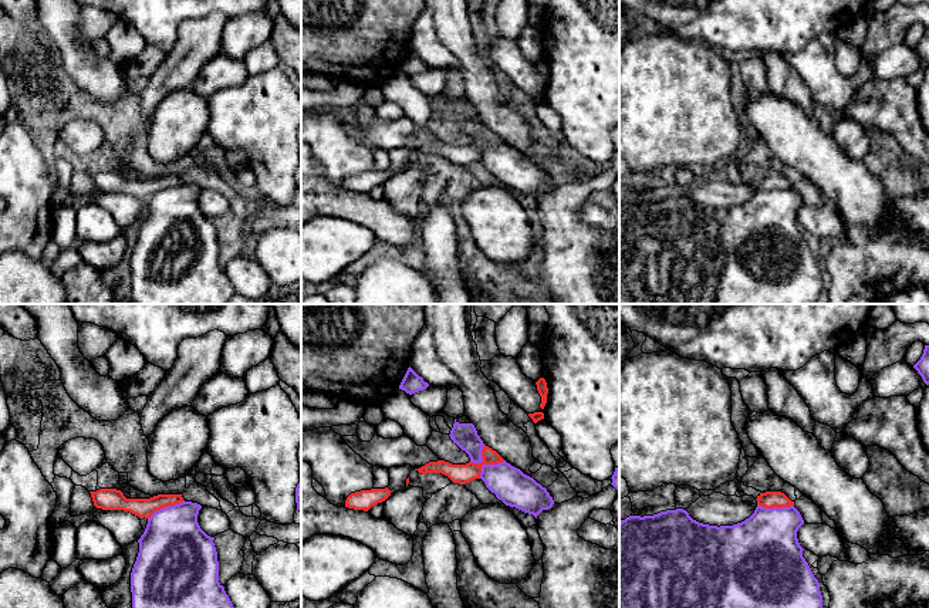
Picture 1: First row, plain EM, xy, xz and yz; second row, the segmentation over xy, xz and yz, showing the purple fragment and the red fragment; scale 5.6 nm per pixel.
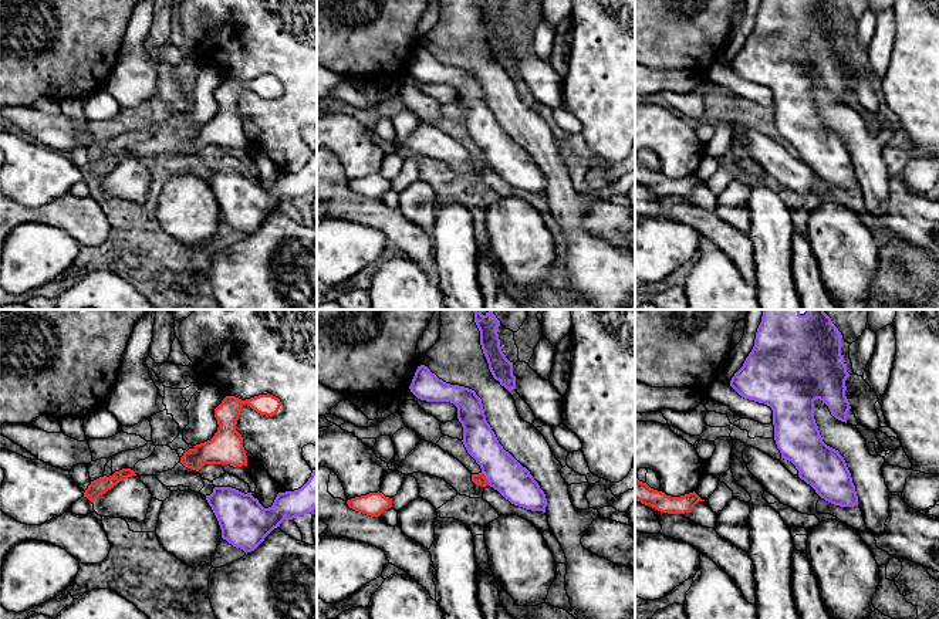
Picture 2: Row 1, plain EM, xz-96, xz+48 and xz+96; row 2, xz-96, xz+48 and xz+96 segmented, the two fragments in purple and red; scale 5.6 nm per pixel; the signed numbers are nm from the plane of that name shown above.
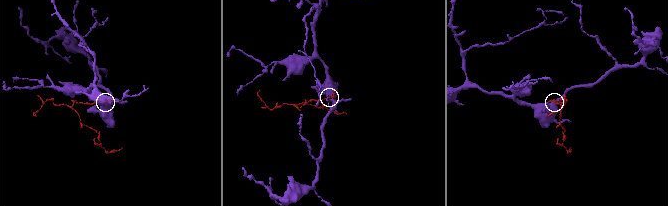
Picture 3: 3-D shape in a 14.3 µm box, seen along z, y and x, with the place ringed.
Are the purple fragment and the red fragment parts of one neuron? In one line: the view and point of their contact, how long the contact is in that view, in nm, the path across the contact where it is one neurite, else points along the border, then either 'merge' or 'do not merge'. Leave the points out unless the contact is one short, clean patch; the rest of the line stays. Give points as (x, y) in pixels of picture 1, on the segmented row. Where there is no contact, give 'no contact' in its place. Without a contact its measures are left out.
contact xz (487, 465); length 200 nm; border xz (504, 460), (496, 463), (470, 462); do not merge

